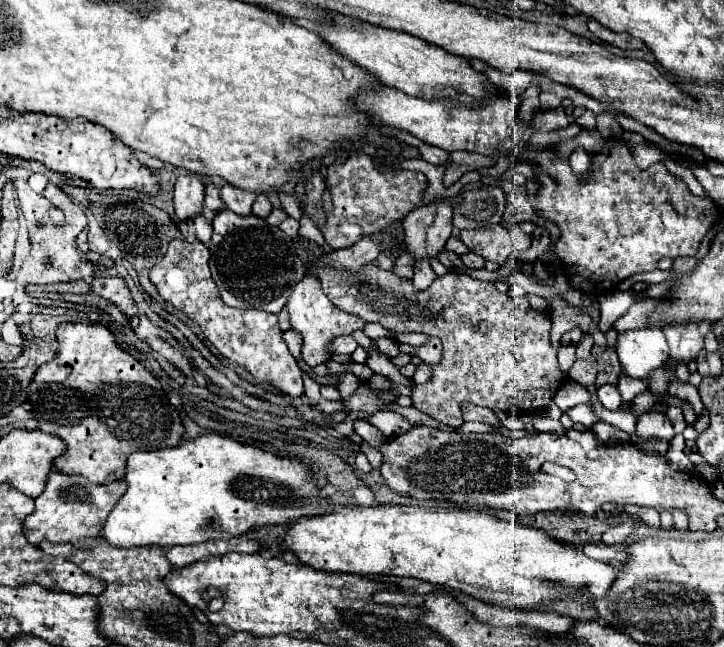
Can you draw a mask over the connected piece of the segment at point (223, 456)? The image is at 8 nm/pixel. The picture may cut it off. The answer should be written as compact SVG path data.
M205 434L163 450L133 452L127 458L123 480L127 482L127 490L111 510L111 516L103 522L101 530L101 538L115 548L167 548L177 544L201 544L207 540L229 540L257 526L289 524L295 522L295 518L331 510L331 504L319 504L319 490L309 476L309 466L299 460L277 458L253 446L243 446L219 434Z

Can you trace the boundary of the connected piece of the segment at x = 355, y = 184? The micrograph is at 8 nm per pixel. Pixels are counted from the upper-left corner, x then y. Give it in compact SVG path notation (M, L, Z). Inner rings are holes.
M359 152L355 158L345 164L332 163L327 167L327 190L331 194L331 214L325 214L323 224L319 226L325 242L337 248L353 246L361 236L373 234L395 220L403 220L411 210L423 204L423 194L427 190L427 178L421 172L395 170L389 174L379 172L369 154Z

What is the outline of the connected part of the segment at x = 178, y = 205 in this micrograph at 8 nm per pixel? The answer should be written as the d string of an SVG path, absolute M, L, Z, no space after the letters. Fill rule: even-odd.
M179 176L175 182L175 214L191 220L203 208L203 182L199 176Z

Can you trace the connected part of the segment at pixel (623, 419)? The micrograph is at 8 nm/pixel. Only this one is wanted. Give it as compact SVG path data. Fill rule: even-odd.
M619 412L617 418L613 420L613 426L617 426L619 430L625 430L627 434L633 434L635 432L635 426L637 426L637 418L627 414L627 412Z

